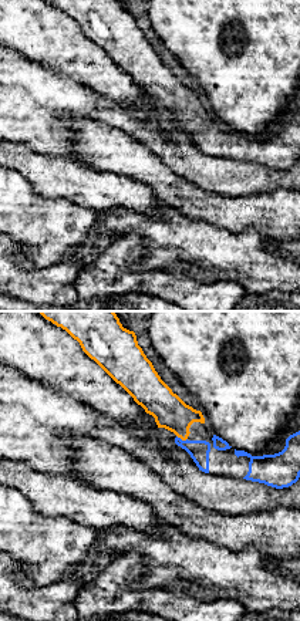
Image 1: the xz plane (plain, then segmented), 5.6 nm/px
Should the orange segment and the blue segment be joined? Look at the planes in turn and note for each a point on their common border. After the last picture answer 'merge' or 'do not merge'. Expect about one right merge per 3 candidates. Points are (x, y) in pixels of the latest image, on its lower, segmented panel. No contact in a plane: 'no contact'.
meets orange at (182, 439)

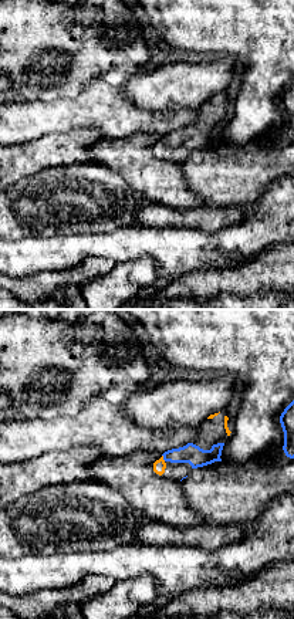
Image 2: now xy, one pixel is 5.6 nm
meets orange at (162, 457)

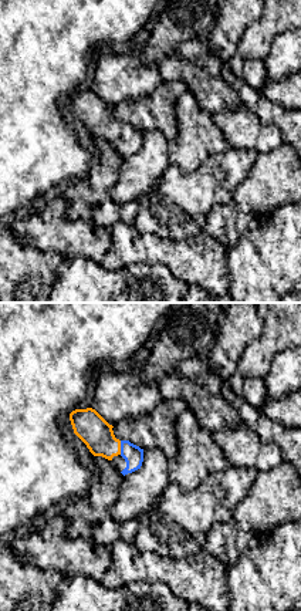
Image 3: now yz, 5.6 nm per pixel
meets orange at (119, 448)

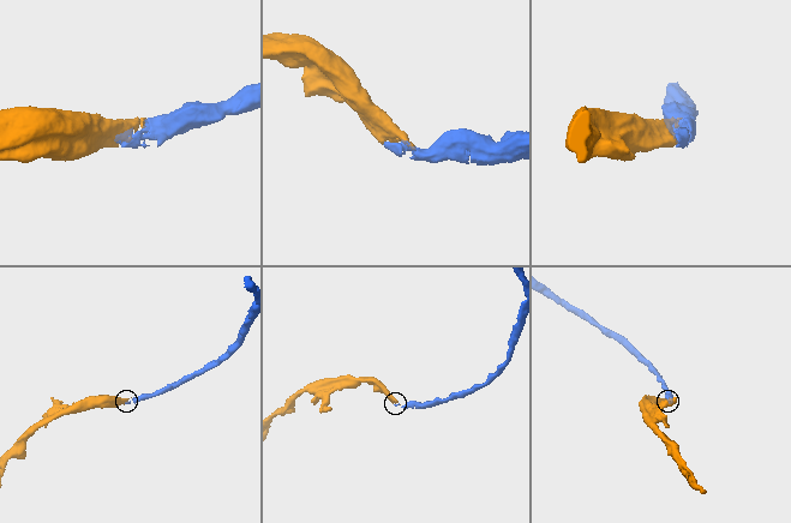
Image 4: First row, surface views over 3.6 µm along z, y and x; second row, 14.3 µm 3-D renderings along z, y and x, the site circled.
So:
merge

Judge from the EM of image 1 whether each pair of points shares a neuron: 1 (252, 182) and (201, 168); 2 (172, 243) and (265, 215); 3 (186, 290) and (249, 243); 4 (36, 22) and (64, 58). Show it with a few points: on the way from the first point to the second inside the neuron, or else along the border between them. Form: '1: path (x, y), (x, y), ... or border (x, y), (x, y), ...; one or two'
1: path (239, 178), (213, 174); one
2: border (189, 219), (208, 222), (232, 232), (255, 230); two
3: border (175, 270), (195, 266), (212, 279), (239, 284); two
4: path (43, 30), (63, 50); one

